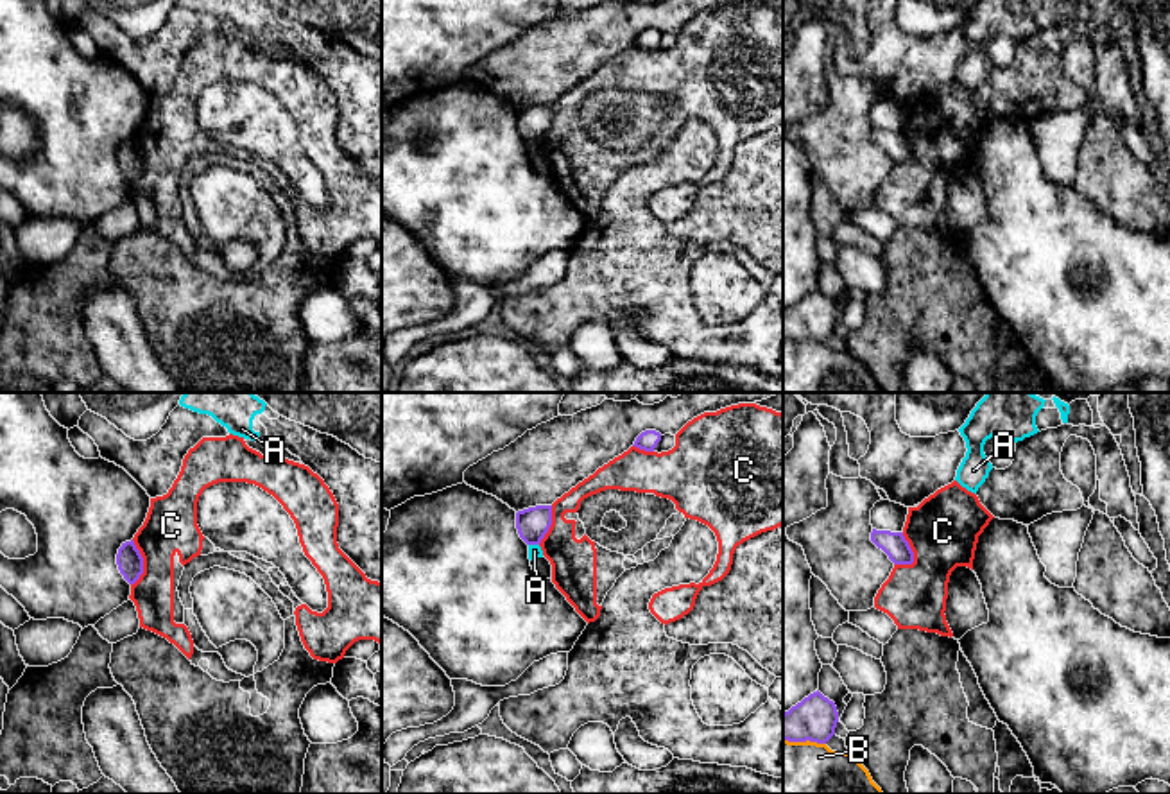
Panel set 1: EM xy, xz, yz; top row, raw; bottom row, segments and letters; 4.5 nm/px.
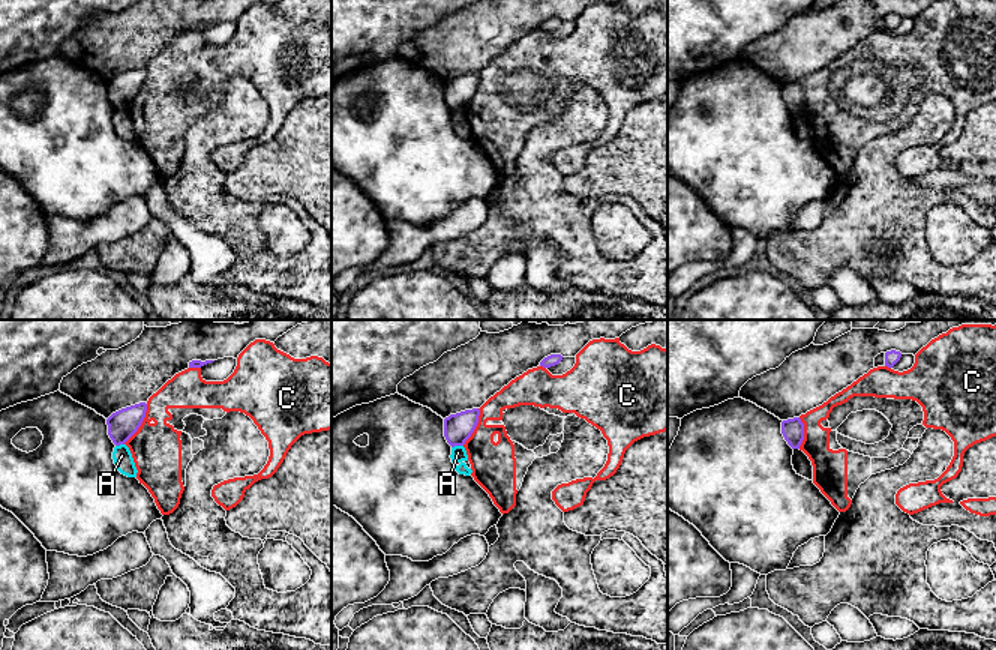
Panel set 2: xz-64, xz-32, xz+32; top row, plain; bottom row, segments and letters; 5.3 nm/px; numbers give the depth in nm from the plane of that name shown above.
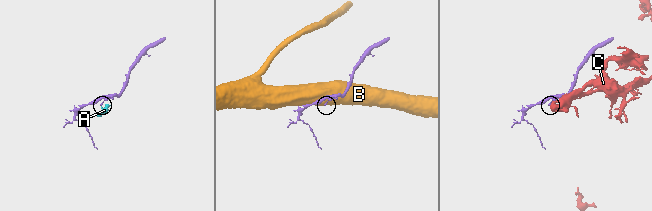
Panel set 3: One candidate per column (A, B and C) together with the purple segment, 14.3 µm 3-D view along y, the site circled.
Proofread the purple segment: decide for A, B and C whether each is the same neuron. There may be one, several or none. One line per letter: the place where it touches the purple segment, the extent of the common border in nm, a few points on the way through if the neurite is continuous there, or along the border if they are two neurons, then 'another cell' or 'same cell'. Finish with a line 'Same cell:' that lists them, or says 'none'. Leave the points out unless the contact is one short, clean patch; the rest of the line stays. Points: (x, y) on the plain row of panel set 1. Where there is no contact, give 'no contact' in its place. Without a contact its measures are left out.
A: xz (534, 142) | 50 nm | along xz (529, 142), (538, 144) | another cell
B: yz (805, 339) | 190 nm | another cell
C: yz (911, 147) | 160 nm | another cell
Same cell: none

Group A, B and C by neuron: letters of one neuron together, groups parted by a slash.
A / B / C

